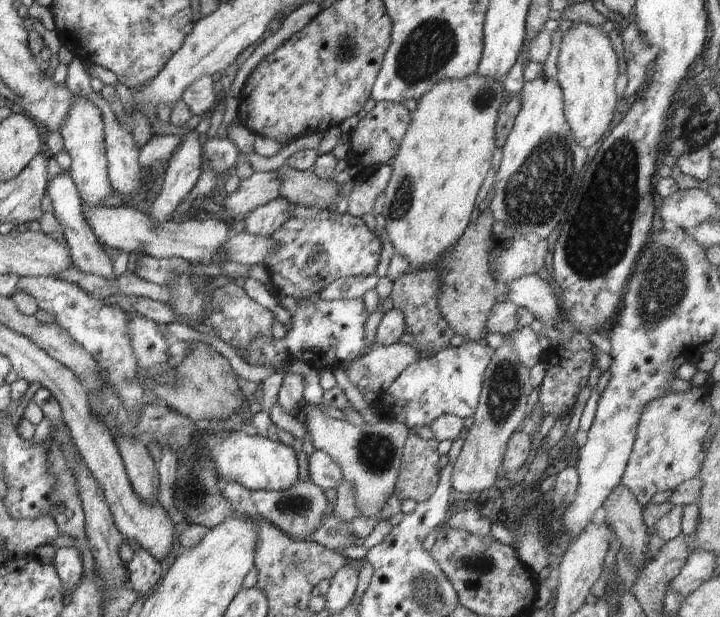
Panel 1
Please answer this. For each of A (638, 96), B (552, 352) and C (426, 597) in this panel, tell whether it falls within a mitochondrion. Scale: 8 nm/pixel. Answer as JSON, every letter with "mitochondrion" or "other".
{"A":"other","B":"other","C":"mitochondrion"}

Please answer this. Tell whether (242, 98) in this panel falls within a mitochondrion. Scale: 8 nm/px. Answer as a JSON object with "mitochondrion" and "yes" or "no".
{"mitochondrion":"no"}

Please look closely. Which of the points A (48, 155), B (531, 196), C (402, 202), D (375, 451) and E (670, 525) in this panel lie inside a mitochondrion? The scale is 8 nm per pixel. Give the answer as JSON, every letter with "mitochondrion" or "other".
{"A":"other","B":"mitochondrion","C":"mitochondrion","D":"mitochondrion","E":"other"}

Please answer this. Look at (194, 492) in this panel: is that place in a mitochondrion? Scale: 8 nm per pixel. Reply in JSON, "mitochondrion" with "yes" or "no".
{"mitochondrion":"yes"}

